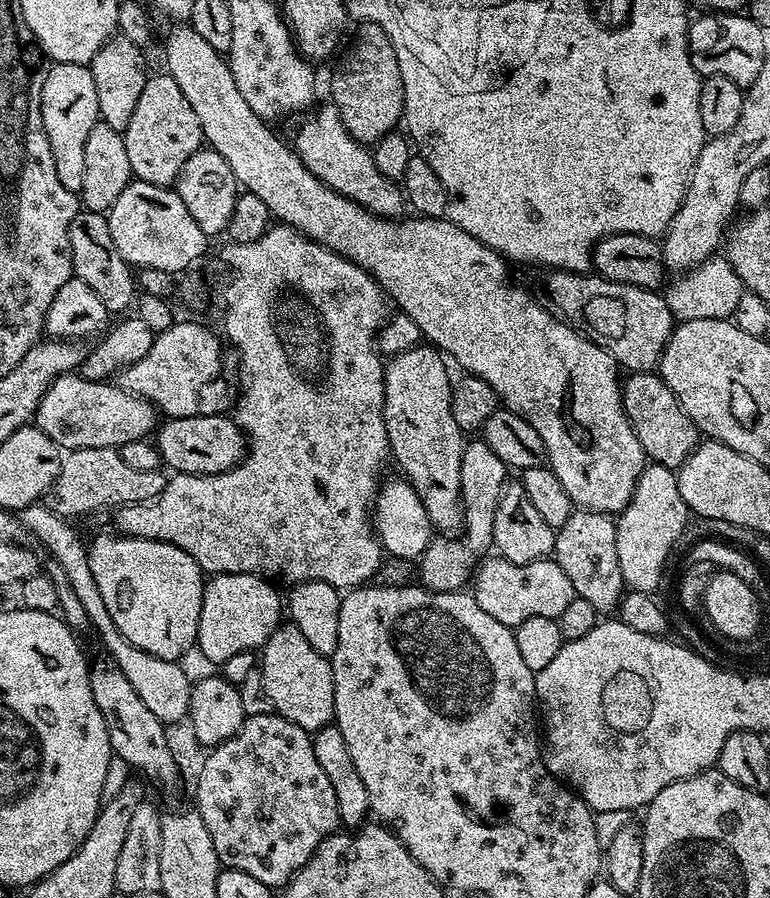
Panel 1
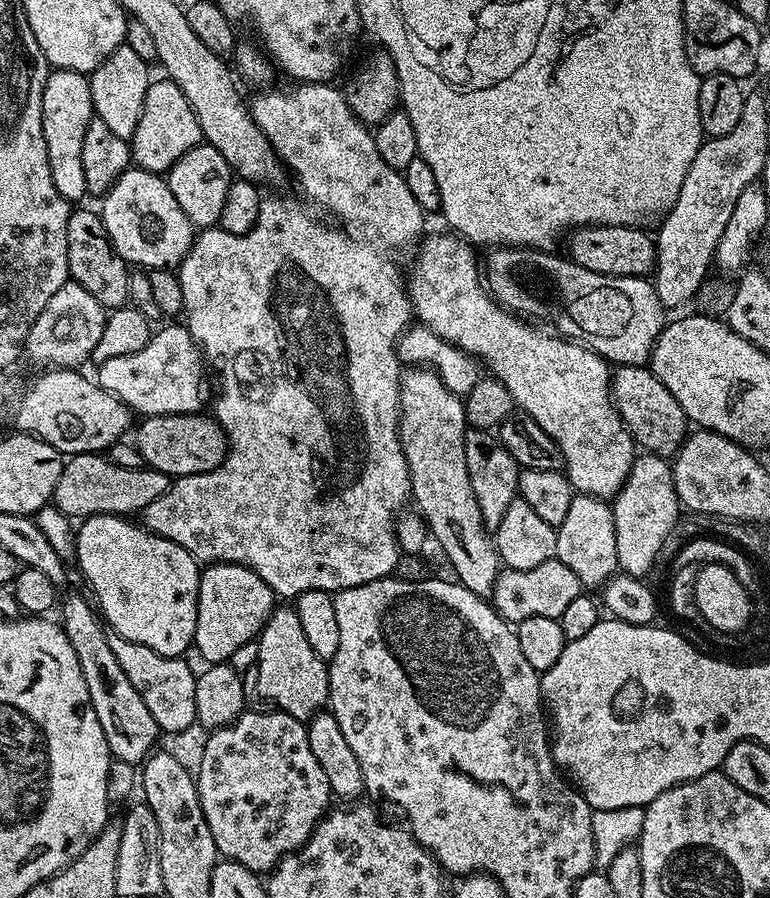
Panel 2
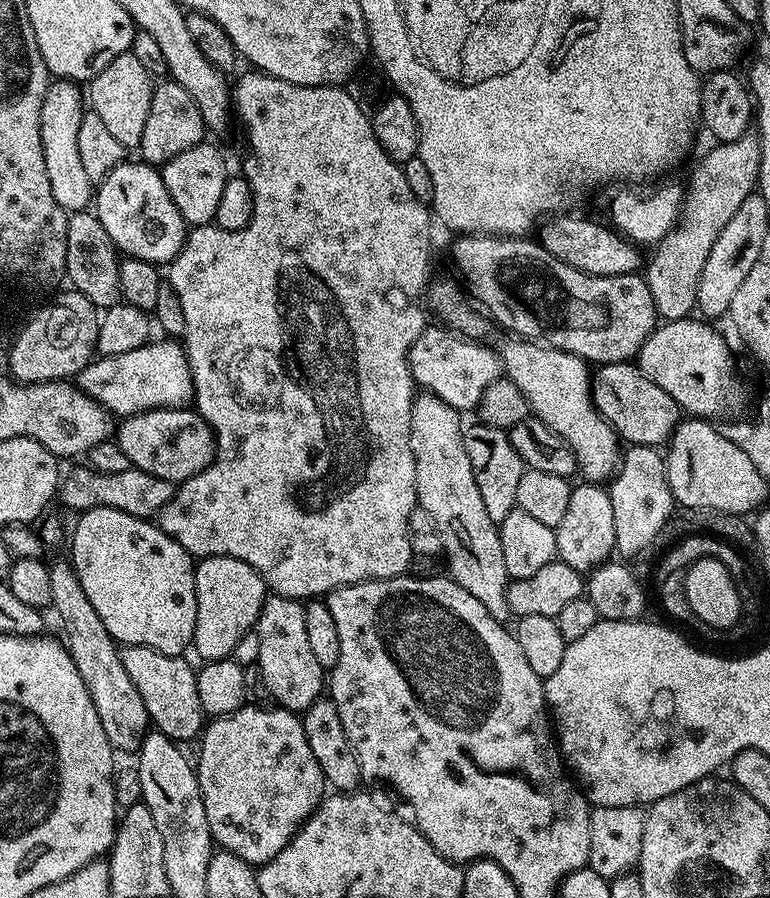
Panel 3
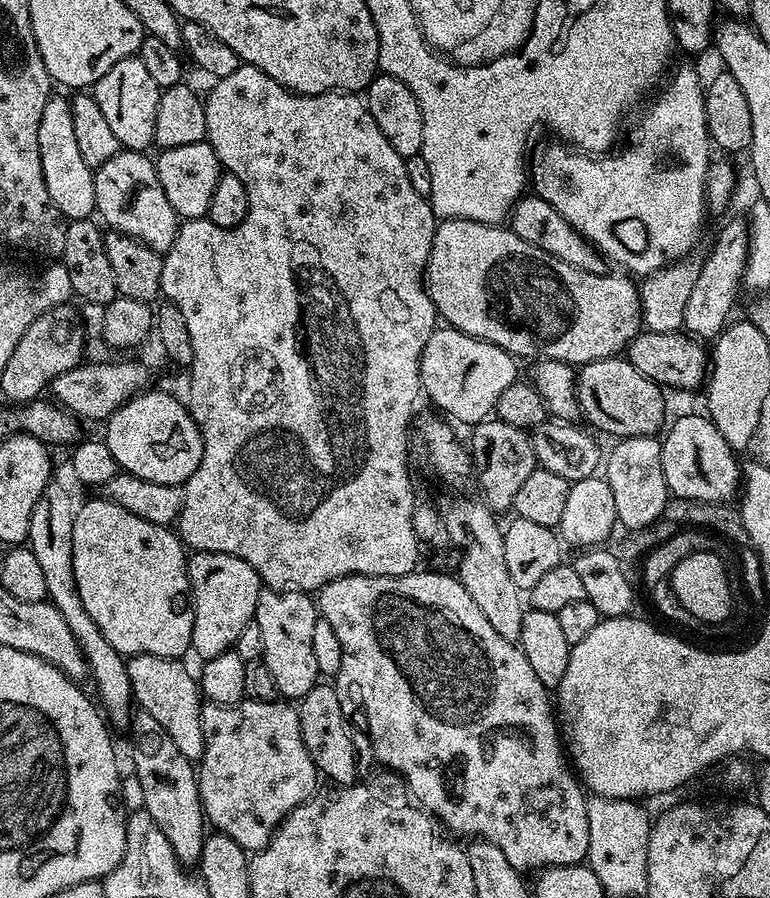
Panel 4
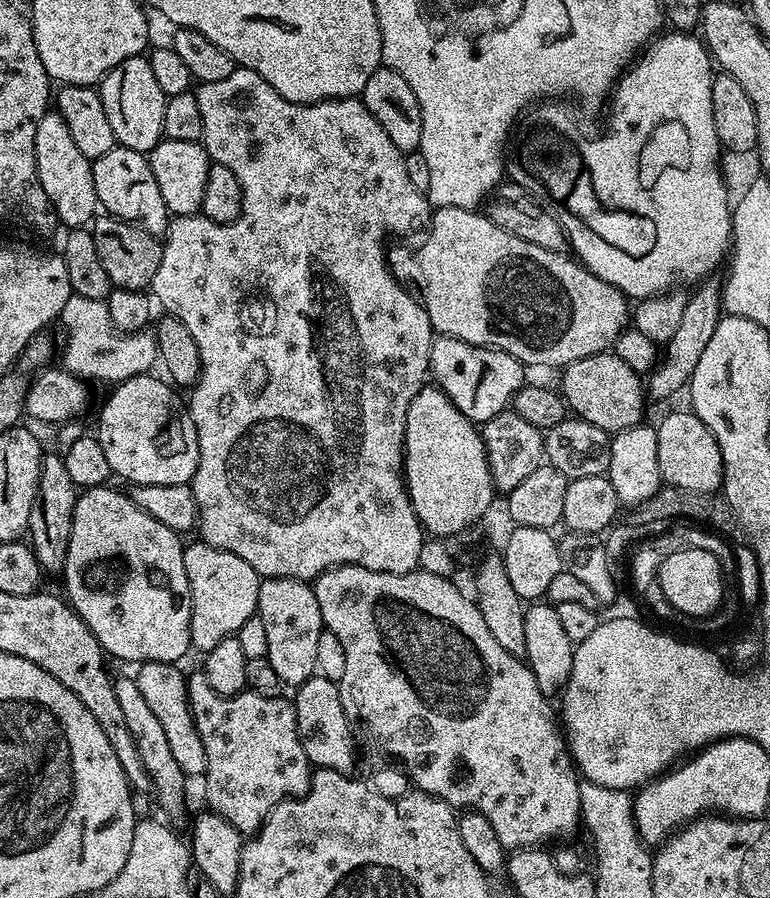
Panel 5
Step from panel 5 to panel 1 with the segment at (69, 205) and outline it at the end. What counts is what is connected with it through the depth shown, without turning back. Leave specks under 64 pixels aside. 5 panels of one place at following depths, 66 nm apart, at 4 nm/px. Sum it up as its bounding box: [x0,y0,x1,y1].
[40,63,100,193]

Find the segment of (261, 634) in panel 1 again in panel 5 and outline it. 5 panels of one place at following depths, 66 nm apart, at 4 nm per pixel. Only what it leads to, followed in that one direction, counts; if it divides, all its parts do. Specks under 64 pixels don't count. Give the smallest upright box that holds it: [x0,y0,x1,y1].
[184,542,262,654]

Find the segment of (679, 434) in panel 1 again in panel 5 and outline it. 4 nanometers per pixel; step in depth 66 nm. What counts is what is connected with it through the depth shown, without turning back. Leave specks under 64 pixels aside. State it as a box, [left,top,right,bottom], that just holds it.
[558,351,646,434]

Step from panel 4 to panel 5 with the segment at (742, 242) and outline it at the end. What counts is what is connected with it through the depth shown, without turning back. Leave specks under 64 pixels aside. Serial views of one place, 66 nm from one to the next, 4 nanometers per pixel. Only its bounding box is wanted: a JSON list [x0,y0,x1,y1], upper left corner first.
[646,278,722,400]

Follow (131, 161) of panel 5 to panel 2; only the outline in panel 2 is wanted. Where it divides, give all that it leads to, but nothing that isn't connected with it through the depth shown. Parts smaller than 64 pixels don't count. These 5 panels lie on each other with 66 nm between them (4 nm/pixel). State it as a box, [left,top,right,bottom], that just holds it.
[98,166,194,270]

